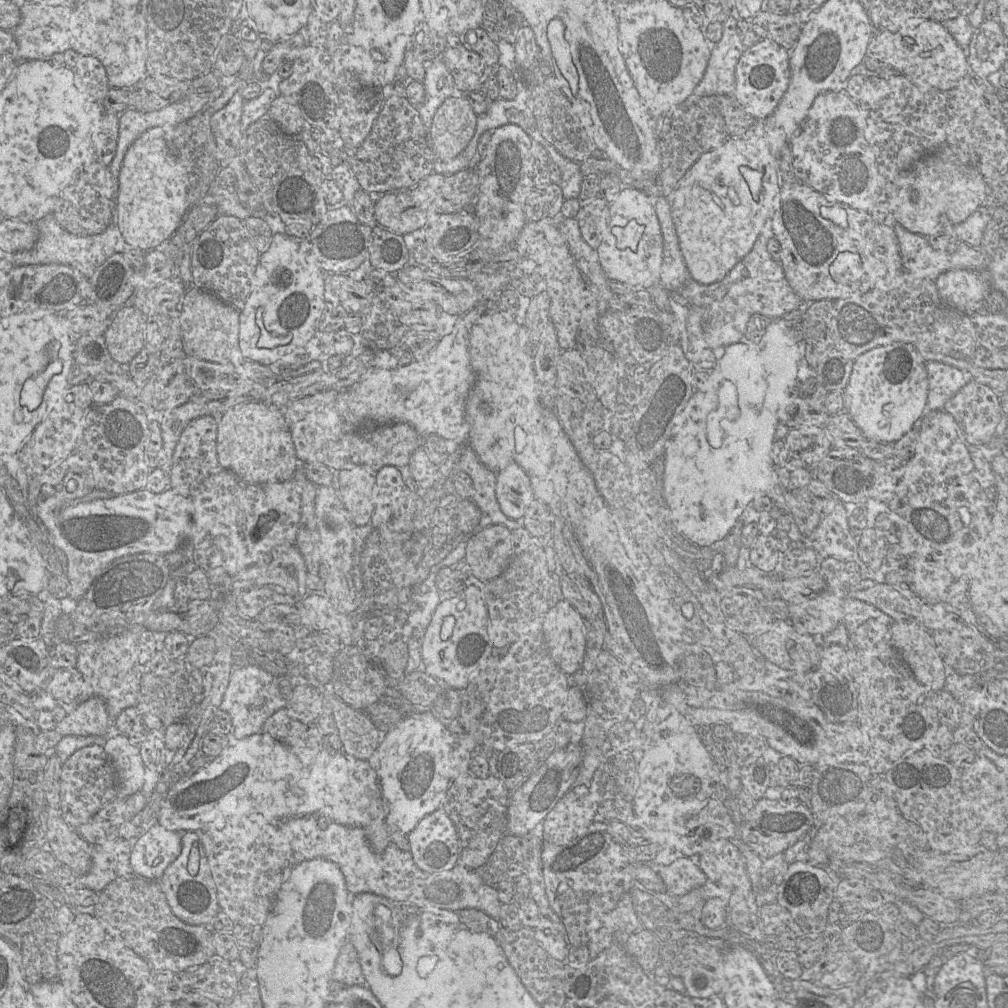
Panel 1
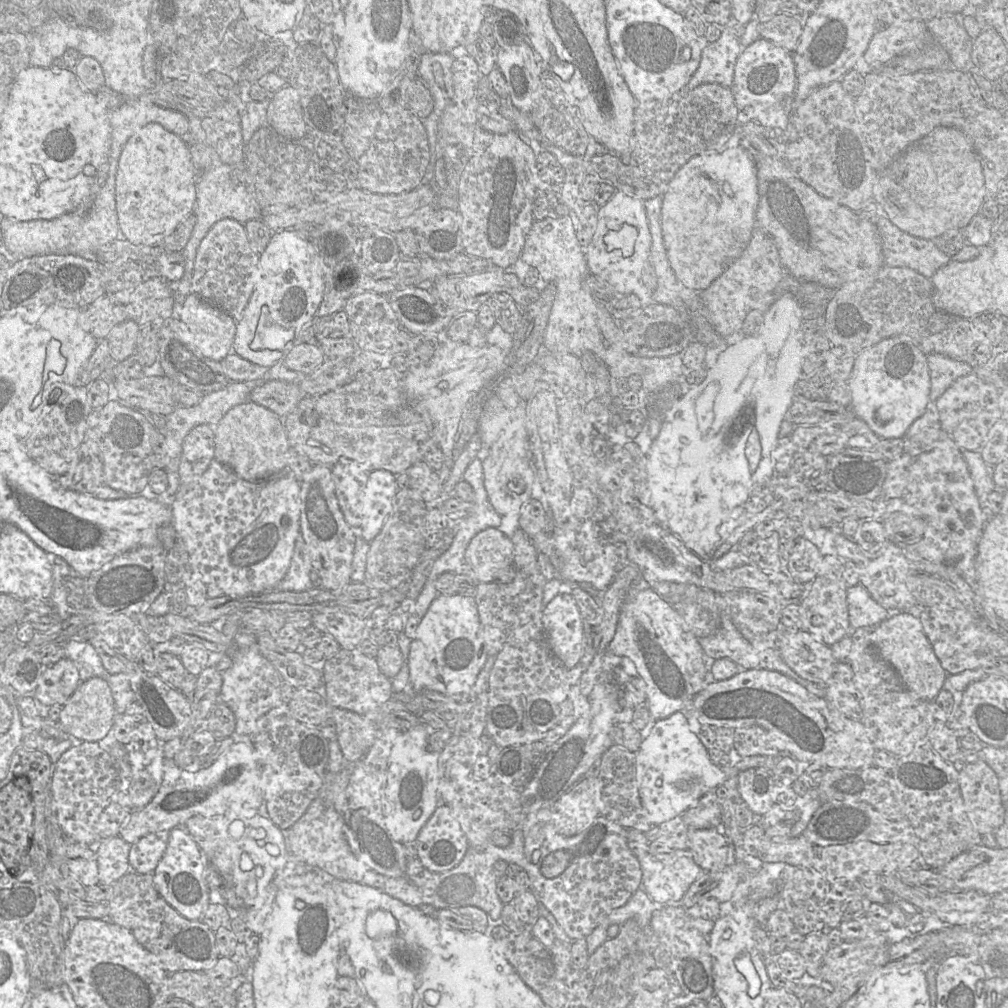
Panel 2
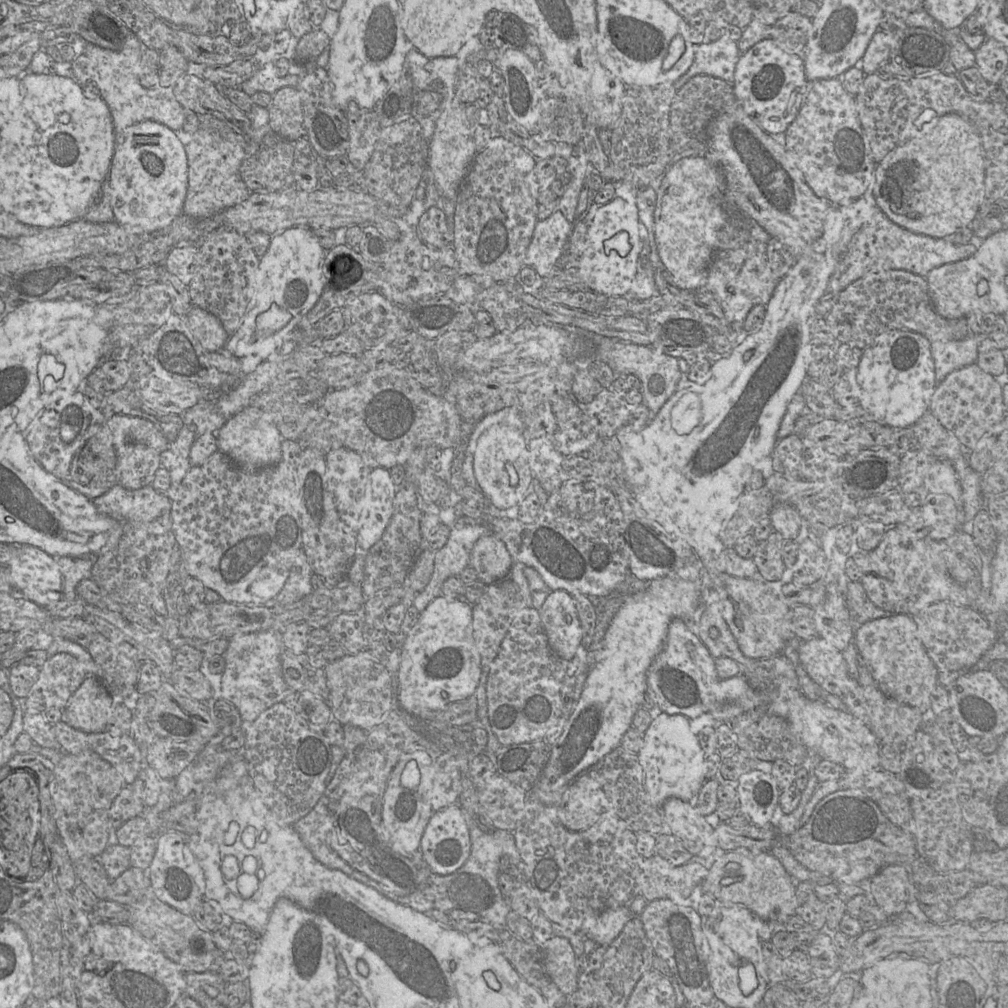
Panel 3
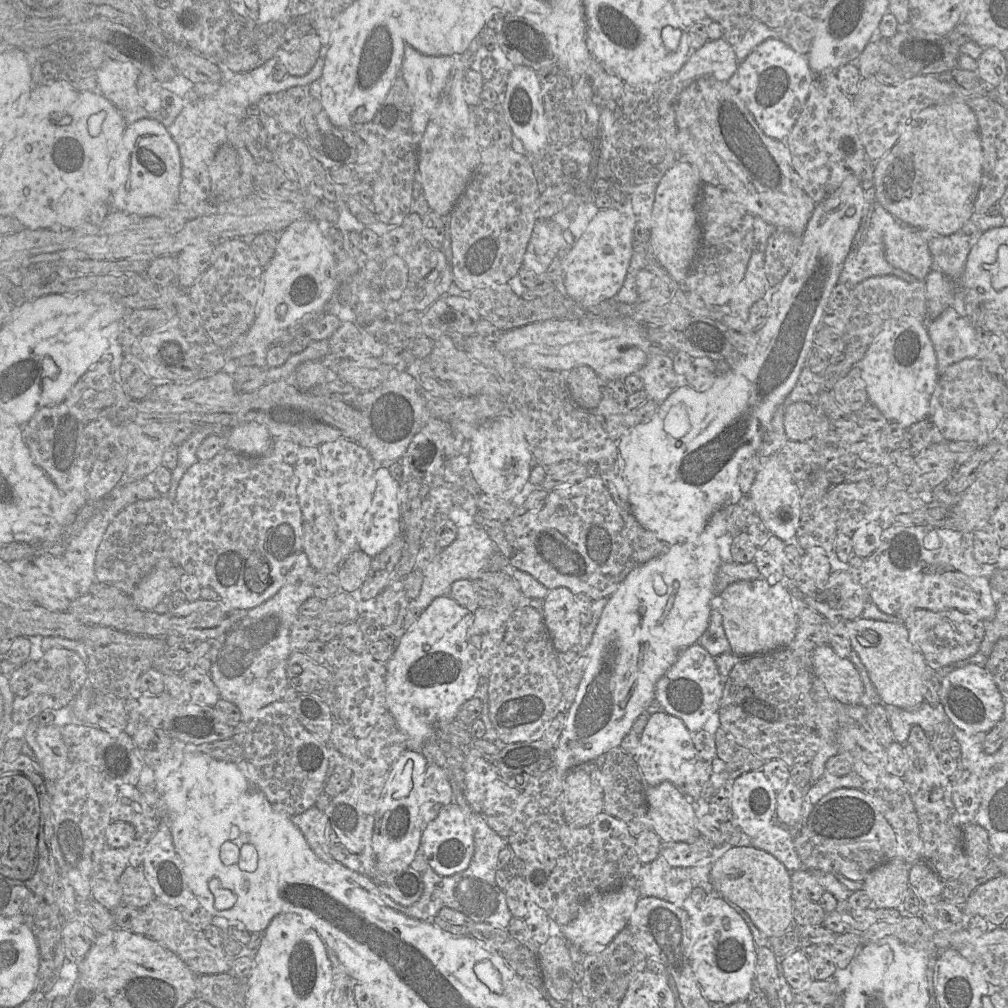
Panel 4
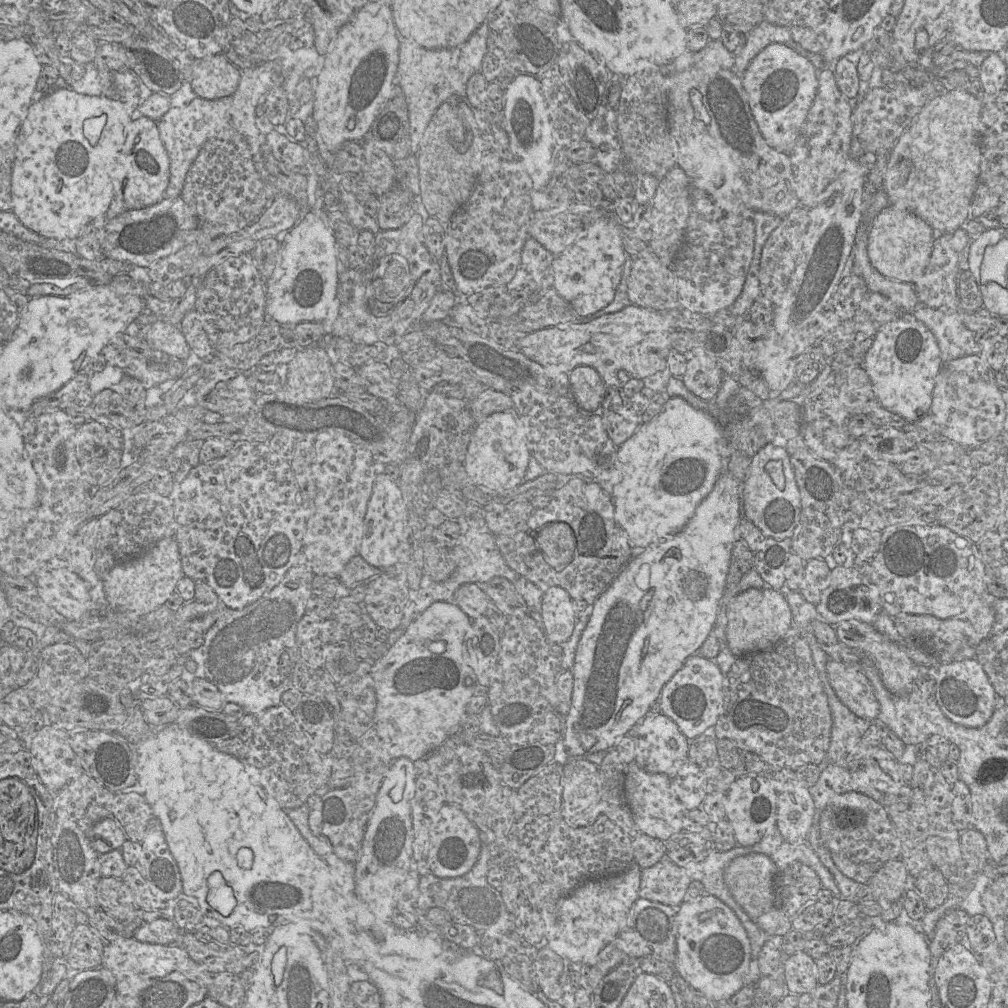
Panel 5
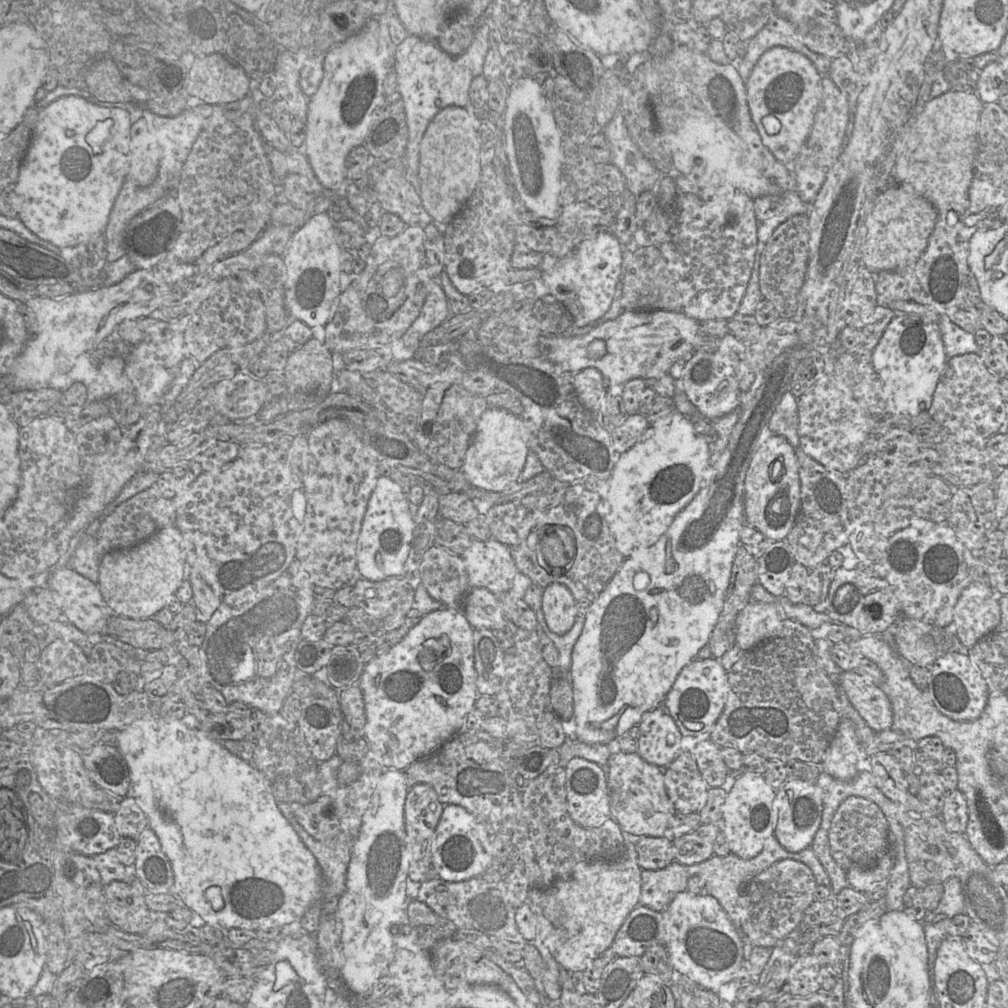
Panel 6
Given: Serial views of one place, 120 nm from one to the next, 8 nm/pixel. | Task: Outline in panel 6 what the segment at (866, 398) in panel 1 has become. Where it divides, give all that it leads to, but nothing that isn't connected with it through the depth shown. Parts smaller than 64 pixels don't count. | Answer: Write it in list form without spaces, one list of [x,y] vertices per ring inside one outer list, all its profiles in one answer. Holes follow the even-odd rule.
[[[896,314],[872,350],[871,365],[879,375],[885,392],[886,412],[892,416],[927,417],[937,383],[944,371],[947,356],[939,326],[910,314]]]

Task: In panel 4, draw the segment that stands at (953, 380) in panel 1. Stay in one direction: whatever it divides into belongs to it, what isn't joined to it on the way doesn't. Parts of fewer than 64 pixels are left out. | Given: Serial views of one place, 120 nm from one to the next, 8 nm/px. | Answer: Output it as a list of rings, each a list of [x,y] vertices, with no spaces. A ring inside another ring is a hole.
[[[948,306],[936,319],[930,320],[927,329],[935,348],[939,376],[948,366],[956,362],[981,357],[983,346],[977,338],[975,327],[967,317],[962,317],[952,306]]]

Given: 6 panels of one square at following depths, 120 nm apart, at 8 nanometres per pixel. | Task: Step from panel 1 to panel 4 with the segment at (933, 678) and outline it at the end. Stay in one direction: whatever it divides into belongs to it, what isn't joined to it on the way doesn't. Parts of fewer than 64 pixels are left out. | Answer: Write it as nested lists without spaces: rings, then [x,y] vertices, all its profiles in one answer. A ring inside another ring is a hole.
[[[859,617],[847,621],[846,628],[853,651],[865,666],[882,702],[903,709],[913,709],[925,702],[928,667],[922,653],[910,642],[903,621],[883,622]]]

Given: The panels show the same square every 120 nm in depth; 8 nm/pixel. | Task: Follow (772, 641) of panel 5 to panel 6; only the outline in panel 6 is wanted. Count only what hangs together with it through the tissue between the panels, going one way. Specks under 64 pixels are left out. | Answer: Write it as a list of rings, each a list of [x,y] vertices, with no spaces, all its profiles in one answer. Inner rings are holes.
[[[750,601],[736,619],[735,645],[747,651],[777,634],[785,619],[778,604]]]

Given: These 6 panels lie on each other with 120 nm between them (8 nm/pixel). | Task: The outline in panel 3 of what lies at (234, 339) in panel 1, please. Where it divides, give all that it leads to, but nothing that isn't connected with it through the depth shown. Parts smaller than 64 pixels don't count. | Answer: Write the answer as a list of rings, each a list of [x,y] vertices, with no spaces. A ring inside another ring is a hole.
[[[192,305],[185,319],[193,336],[205,350],[215,352],[224,349],[229,335],[216,316]]]

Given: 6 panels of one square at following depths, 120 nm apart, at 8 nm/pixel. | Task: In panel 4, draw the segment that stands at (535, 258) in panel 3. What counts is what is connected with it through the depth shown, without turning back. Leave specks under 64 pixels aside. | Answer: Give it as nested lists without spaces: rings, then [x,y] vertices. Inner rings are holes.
[[[551,218],[537,219],[524,254],[522,268],[532,270],[536,275],[545,273],[561,249],[564,232]]]

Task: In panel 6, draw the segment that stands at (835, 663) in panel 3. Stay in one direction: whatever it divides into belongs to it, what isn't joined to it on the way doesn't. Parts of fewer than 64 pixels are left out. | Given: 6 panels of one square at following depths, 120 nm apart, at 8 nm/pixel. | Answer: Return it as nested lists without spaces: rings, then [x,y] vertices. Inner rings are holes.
[[[843,671],[841,685],[852,706],[875,732],[892,729],[893,710],[887,695],[854,671]]]

